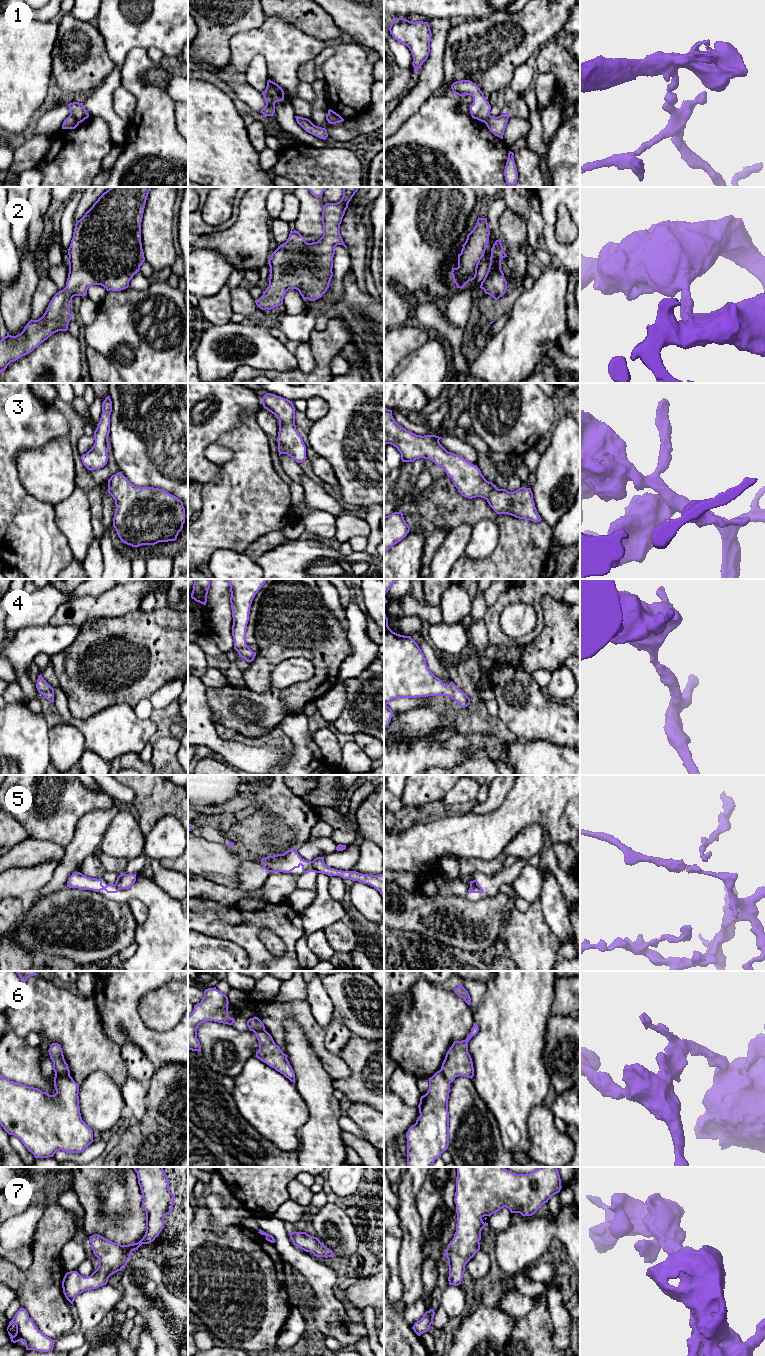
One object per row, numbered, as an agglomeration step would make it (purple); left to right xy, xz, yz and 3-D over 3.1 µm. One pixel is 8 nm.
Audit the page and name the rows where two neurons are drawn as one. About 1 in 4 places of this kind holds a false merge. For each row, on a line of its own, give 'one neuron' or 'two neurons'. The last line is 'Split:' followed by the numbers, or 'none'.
1: two neurons
2: one neuron
3: one neuron
4: one neuron
5: two neurons
6: two neurons
7: one neuron
Split: 1, 5, 6

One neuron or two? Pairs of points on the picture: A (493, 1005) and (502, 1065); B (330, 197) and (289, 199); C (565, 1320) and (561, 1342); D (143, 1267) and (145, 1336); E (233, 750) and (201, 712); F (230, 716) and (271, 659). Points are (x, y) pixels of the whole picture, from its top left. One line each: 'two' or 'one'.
A: one
B: two
C: one
D: two
E: one
F: two

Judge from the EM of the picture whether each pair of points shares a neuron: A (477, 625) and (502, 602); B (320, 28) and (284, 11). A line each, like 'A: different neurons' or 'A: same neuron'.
A: different neurons
B: same neuron

